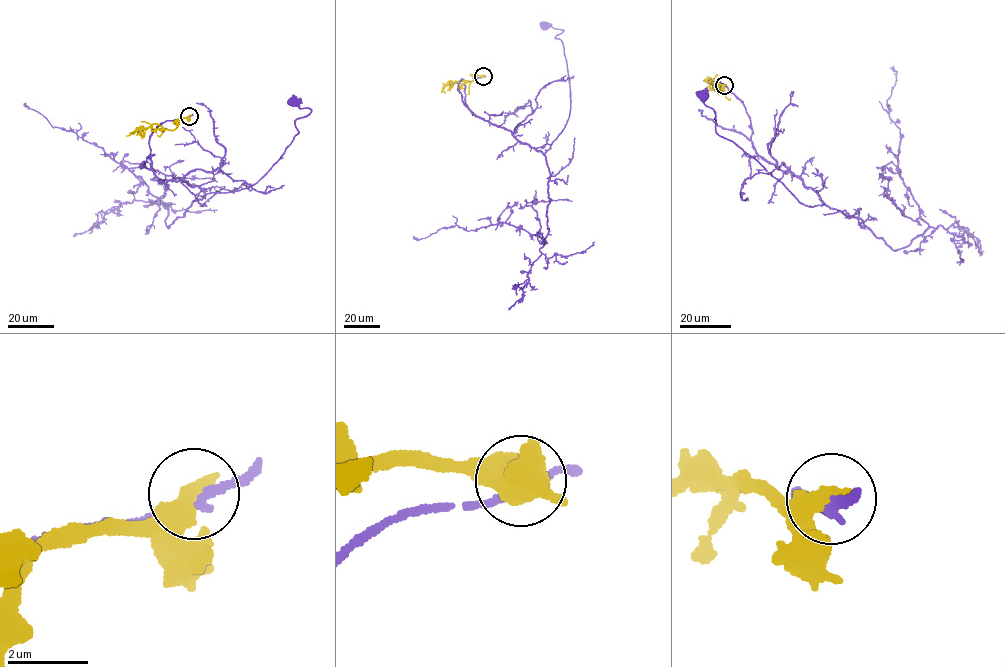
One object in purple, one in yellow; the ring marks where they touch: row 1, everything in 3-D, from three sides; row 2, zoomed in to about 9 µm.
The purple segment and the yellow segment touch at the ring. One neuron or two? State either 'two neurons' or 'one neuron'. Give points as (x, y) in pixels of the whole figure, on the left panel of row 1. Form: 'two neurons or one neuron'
two neurons

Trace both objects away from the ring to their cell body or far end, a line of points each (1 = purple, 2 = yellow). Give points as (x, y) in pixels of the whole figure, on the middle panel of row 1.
1: (483, 76), (465, 84), (468, 108), (545, 153), (570, 101), (555, 38), (563, 30), (545, 25)
2: (483, 76), (476, 76), (474, 81), (450, 81), (450, 91)

